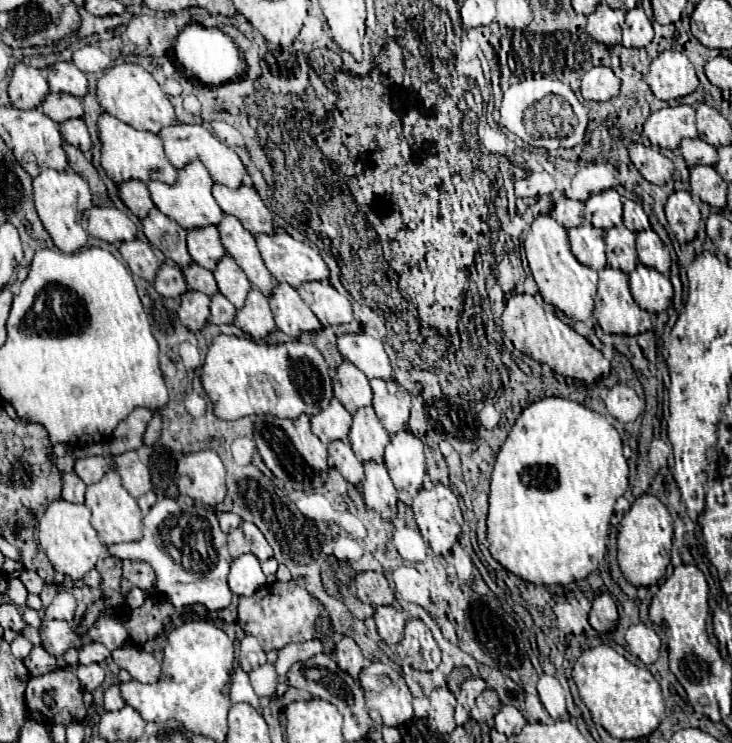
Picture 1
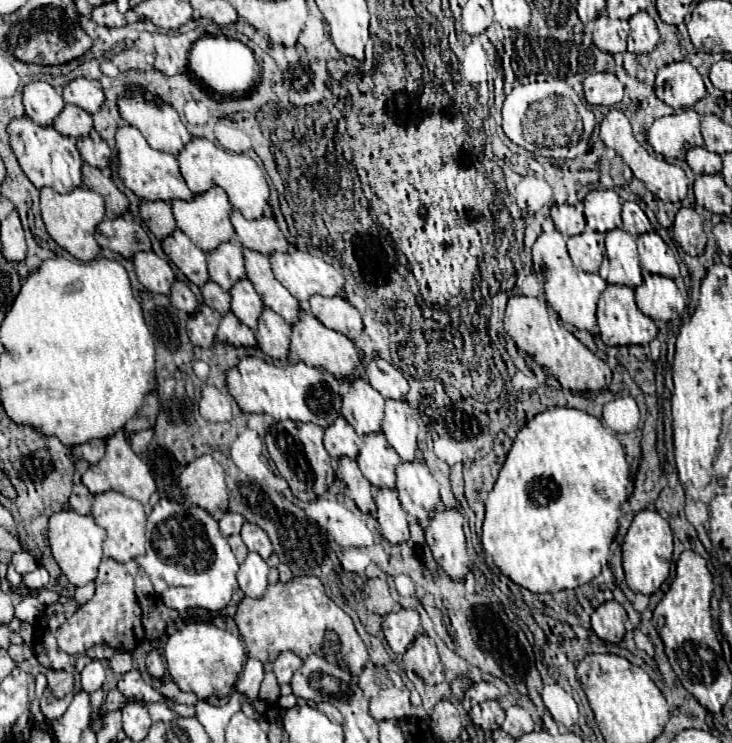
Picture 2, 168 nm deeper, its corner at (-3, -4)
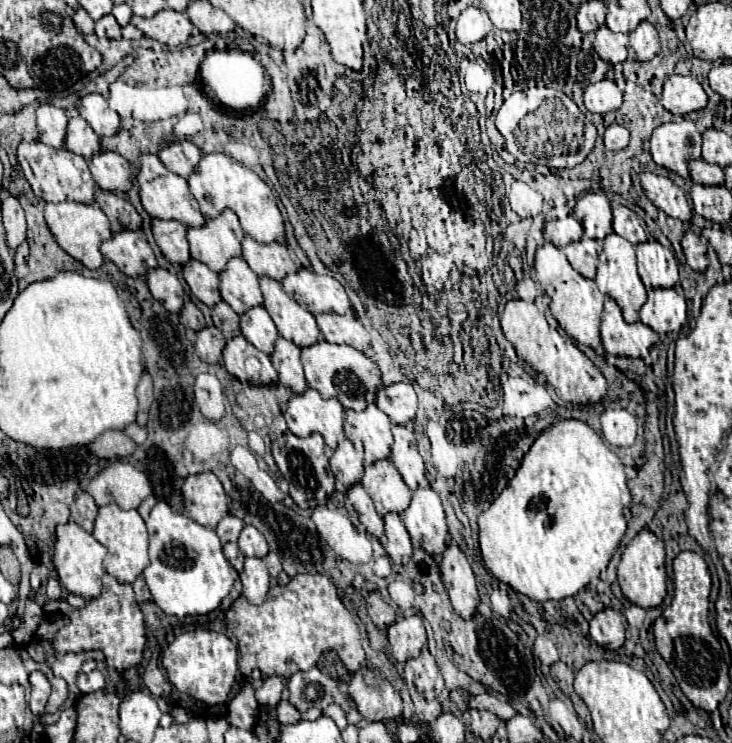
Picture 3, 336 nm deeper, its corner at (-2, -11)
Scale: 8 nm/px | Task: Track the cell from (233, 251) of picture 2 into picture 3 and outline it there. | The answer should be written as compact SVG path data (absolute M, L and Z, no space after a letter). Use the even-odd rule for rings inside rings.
M234 257L226 263L226 269L218 273L220 295L236 311L244 313L254 305L262 305L262 293L258 287L258 275L248 267L242 257Z

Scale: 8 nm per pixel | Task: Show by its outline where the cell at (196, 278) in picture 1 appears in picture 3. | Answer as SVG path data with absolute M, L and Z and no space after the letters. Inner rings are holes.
M218 301L212 307L212 321L214 325L224 333L226 339L240 335L240 325L238 325L238 313L224 301Z

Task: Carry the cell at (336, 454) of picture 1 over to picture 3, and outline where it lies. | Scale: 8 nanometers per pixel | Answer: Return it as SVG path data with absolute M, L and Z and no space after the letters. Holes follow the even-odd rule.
M356 483L354 487L348 489L346 493L348 497L348 505L350 505L350 511L354 511L360 519L360 523L368 529L370 535L374 537L382 537L384 535L384 521L382 517L374 511L374 503L370 499L370 495L364 491L364 487L360 483Z

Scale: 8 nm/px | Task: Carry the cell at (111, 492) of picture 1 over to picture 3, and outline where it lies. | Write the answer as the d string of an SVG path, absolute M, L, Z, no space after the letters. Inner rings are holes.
M116 503L104 505L98 511L98 517L94 521L92 535L108 549L108 555L104 559L106 571L116 577L120 583L134 583L134 579L146 569L148 561L148 531L144 525L144 519L136 509L124 511Z

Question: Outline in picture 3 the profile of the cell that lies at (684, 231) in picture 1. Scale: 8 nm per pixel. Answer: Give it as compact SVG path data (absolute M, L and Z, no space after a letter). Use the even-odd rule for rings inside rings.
M692 231L684 233L684 237L682 237L682 249L684 249L688 265L694 271L704 271L706 269L706 265L708 265L706 245L700 241L700 237L696 233L692 233Z

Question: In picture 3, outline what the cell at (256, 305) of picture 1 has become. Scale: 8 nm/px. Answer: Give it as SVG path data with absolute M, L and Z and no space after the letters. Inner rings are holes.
M278 337L270 359L272 359L274 369L280 375L282 385L290 387L294 393L302 393L308 387L302 365L300 365L300 347L298 345L290 343L288 339Z

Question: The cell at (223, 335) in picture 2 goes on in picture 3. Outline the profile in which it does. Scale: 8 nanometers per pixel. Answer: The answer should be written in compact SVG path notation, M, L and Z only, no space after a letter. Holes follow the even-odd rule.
M242 335L226 341L222 351L222 361L226 371L240 381L250 383L272 383L278 379L276 369L270 363L270 357L258 351L252 343L246 343Z

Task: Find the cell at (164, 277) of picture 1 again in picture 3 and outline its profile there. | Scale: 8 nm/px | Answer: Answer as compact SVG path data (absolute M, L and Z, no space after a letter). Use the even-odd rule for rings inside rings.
M184 297L184 305L180 309L180 319L182 319L182 325L190 327L192 331L198 331L198 329L202 329L206 325L204 315L200 313L200 309L188 297Z

